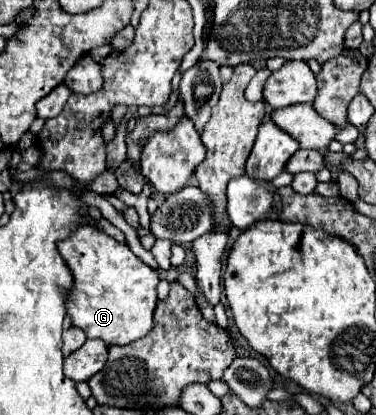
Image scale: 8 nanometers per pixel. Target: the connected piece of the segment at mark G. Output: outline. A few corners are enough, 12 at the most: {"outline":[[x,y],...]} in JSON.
{"outline":[[77,225],[57,243],[65,311],[89,339],[153,327],[159,275],[125,243]]}

